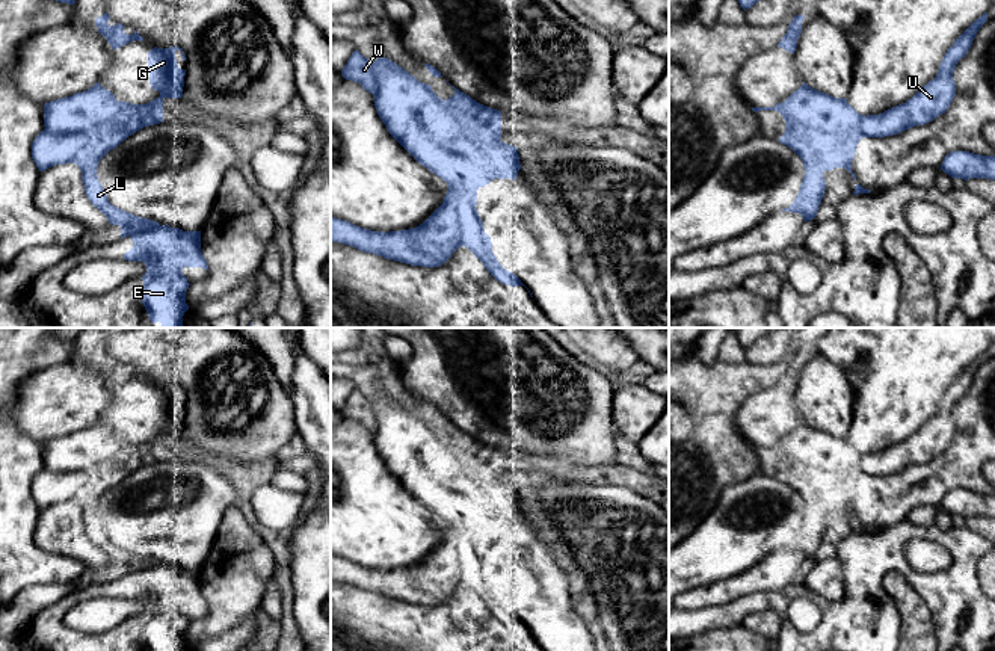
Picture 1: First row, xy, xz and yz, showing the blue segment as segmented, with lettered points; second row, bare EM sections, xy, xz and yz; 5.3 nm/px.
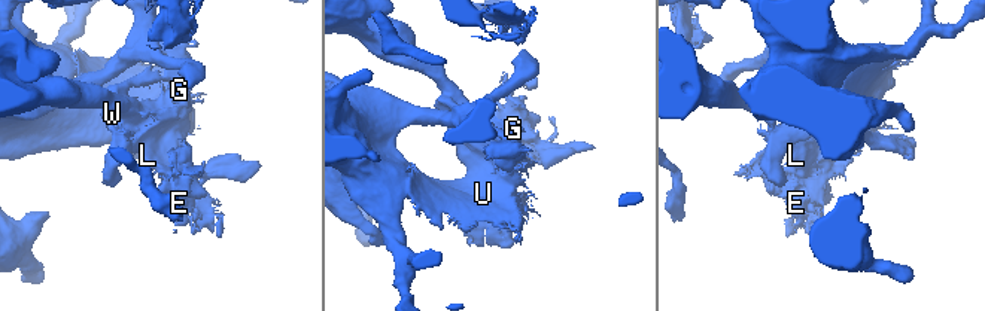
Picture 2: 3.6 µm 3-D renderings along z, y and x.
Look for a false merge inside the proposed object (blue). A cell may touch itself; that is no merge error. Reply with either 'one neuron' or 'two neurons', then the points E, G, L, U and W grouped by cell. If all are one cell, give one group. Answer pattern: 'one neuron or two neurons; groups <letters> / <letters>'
two neurons; groups E G W / L U

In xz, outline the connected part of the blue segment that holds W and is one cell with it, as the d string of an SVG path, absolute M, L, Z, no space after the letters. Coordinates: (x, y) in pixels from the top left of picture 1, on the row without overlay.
M355 388L341 414L374 435L374 446L390 473L447 521L461 566L456 588L468 586L497 619L524 624L495 597L474 544L477 529L492 518L516 518L521 508L518 486L495 477L456 477L445 447L421 420L388 396L370 400Z

